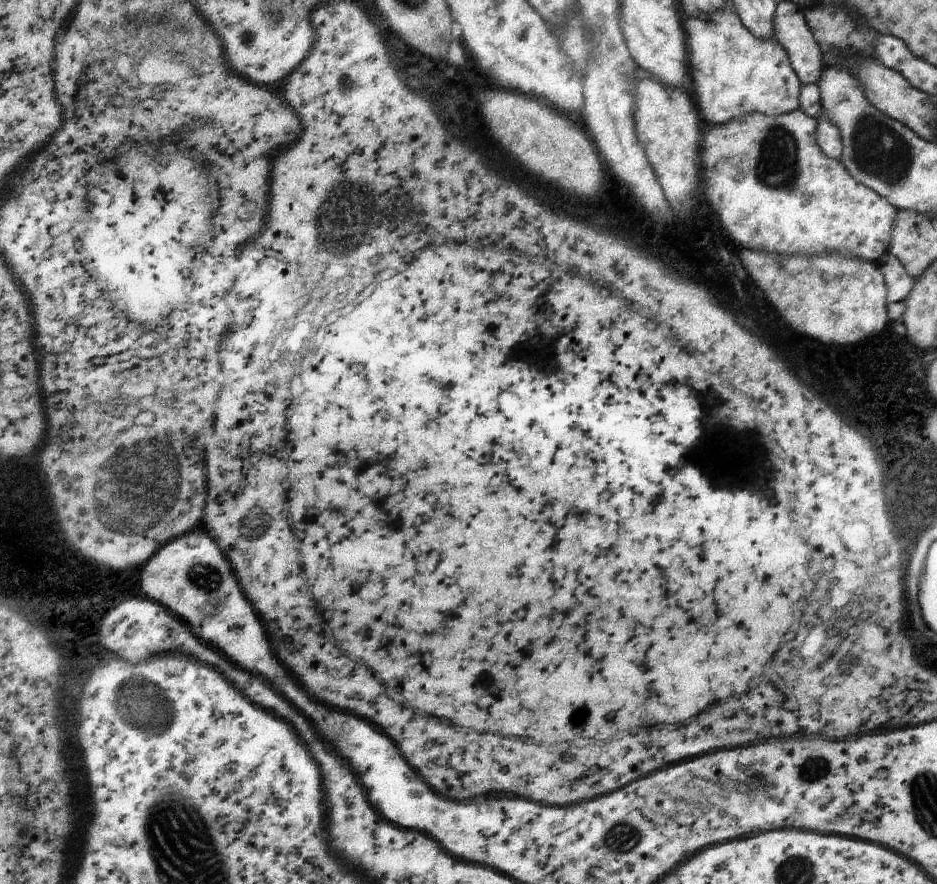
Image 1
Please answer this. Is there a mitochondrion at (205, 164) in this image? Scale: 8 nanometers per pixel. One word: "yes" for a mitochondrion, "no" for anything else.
no

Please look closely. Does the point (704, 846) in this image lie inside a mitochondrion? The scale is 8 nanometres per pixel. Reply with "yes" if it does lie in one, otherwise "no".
no

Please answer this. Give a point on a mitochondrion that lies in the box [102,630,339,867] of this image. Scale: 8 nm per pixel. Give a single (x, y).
(142, 703)

